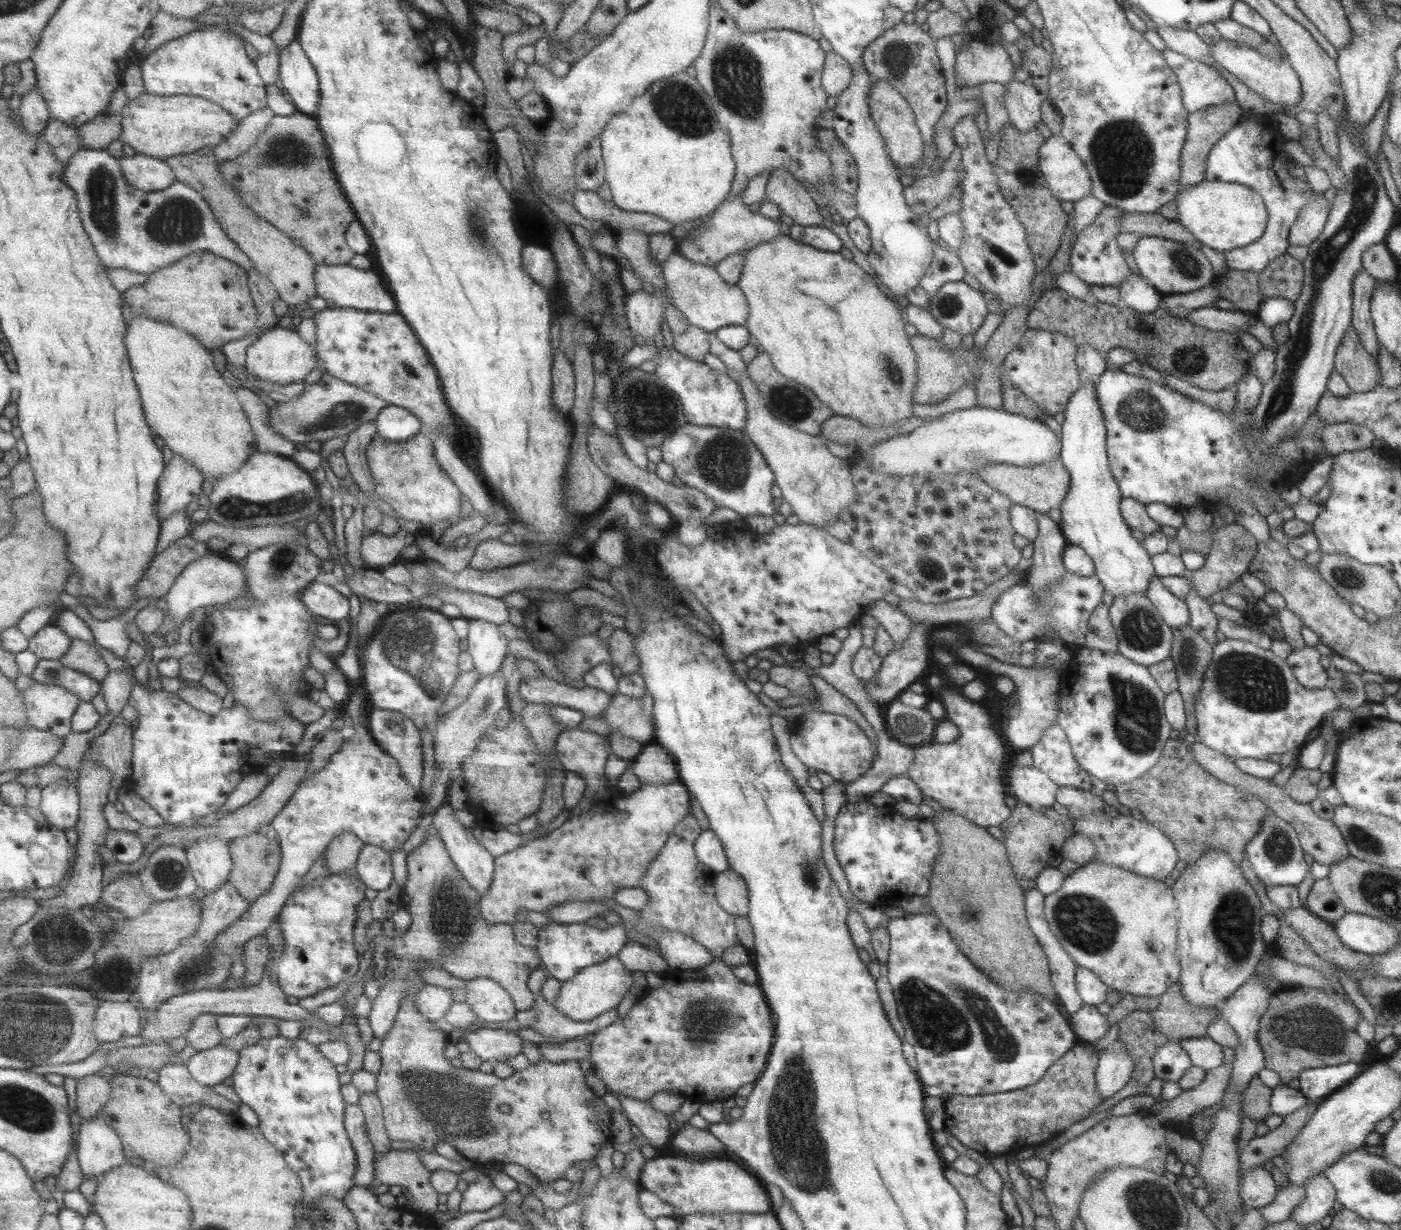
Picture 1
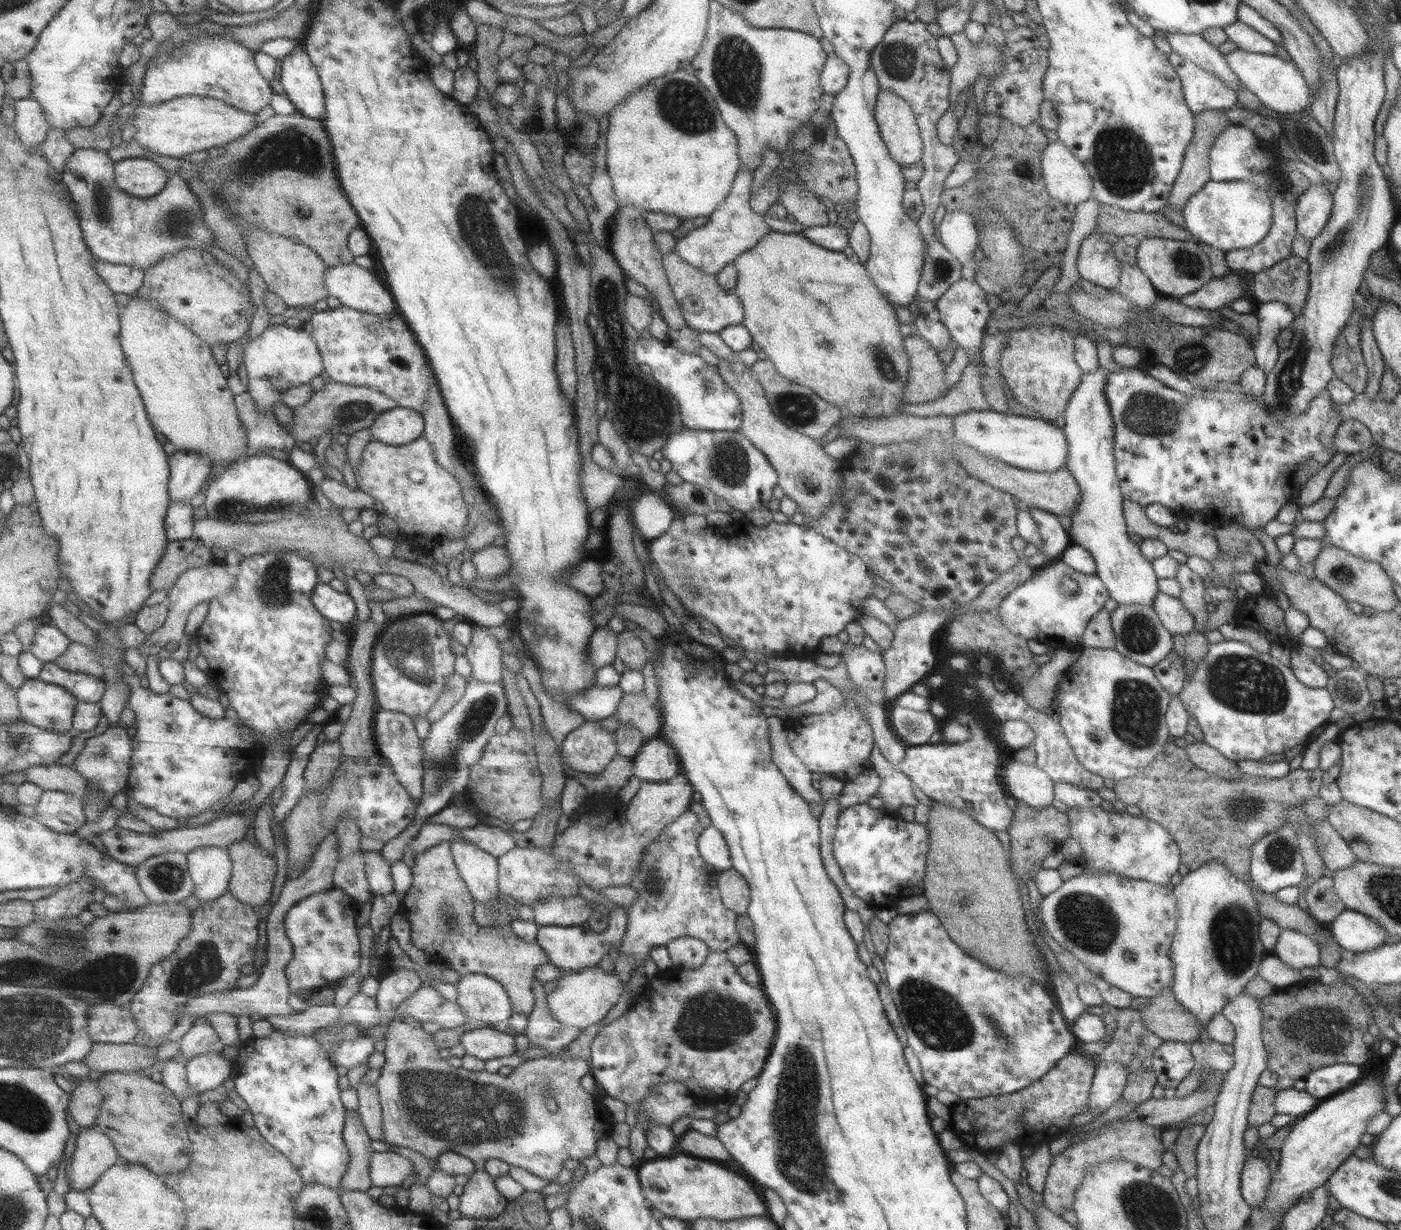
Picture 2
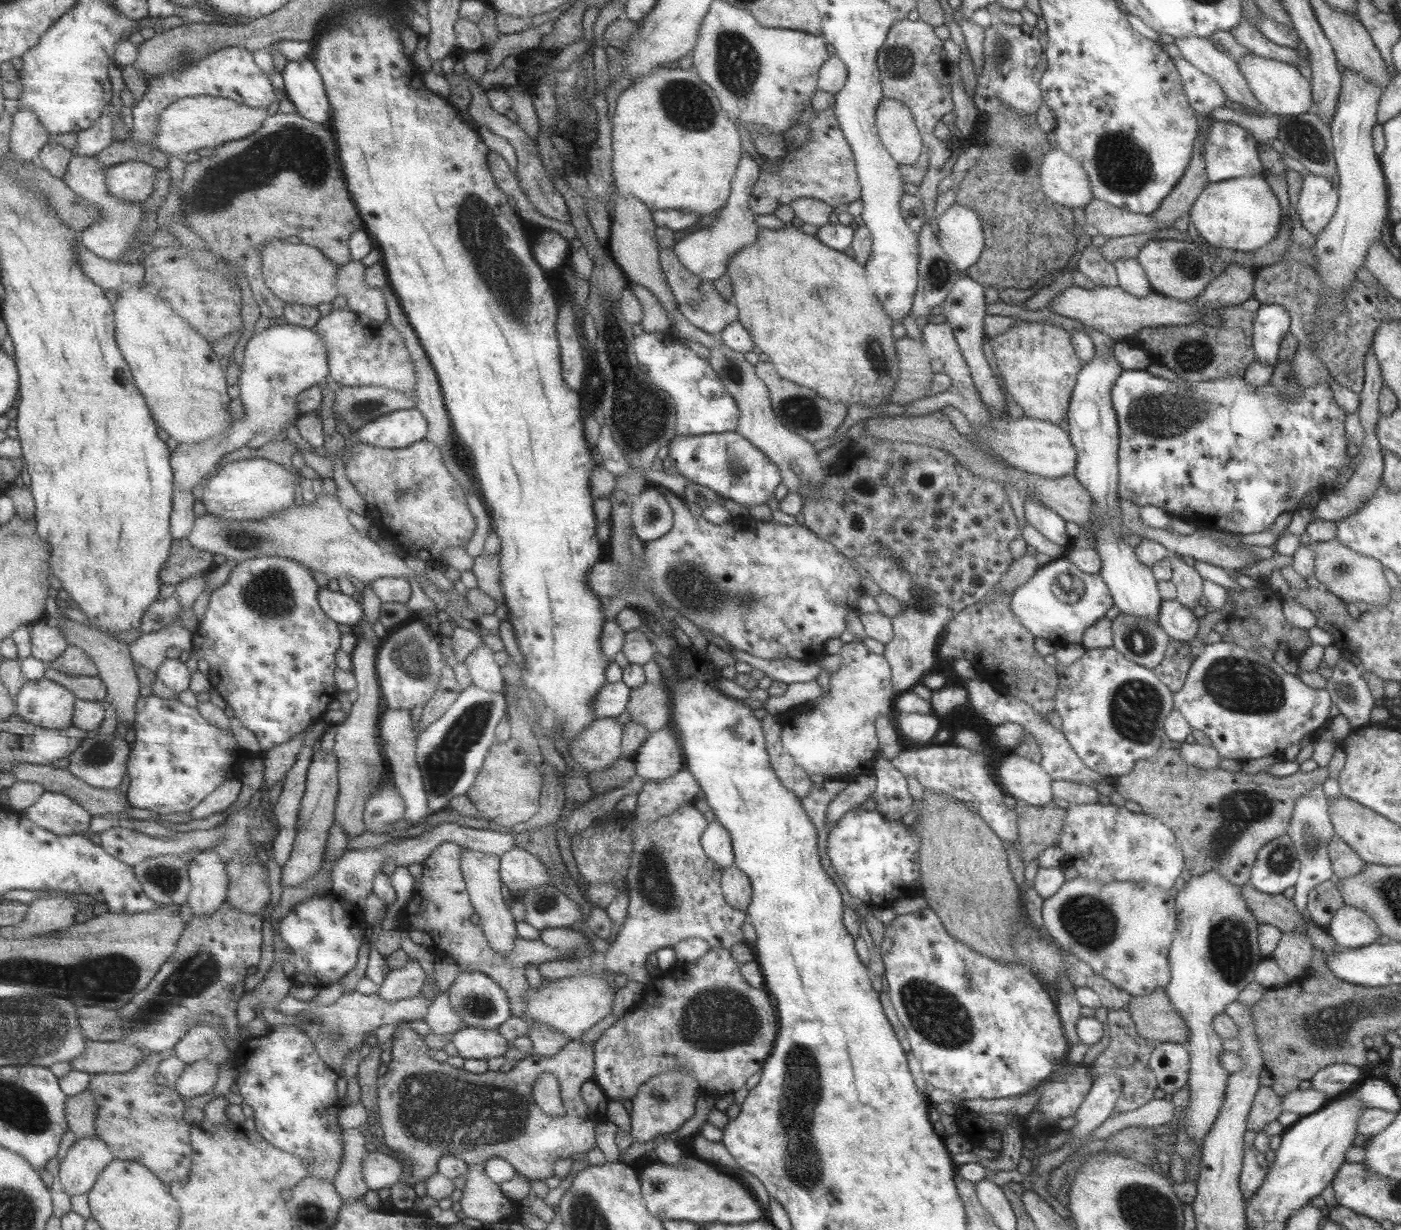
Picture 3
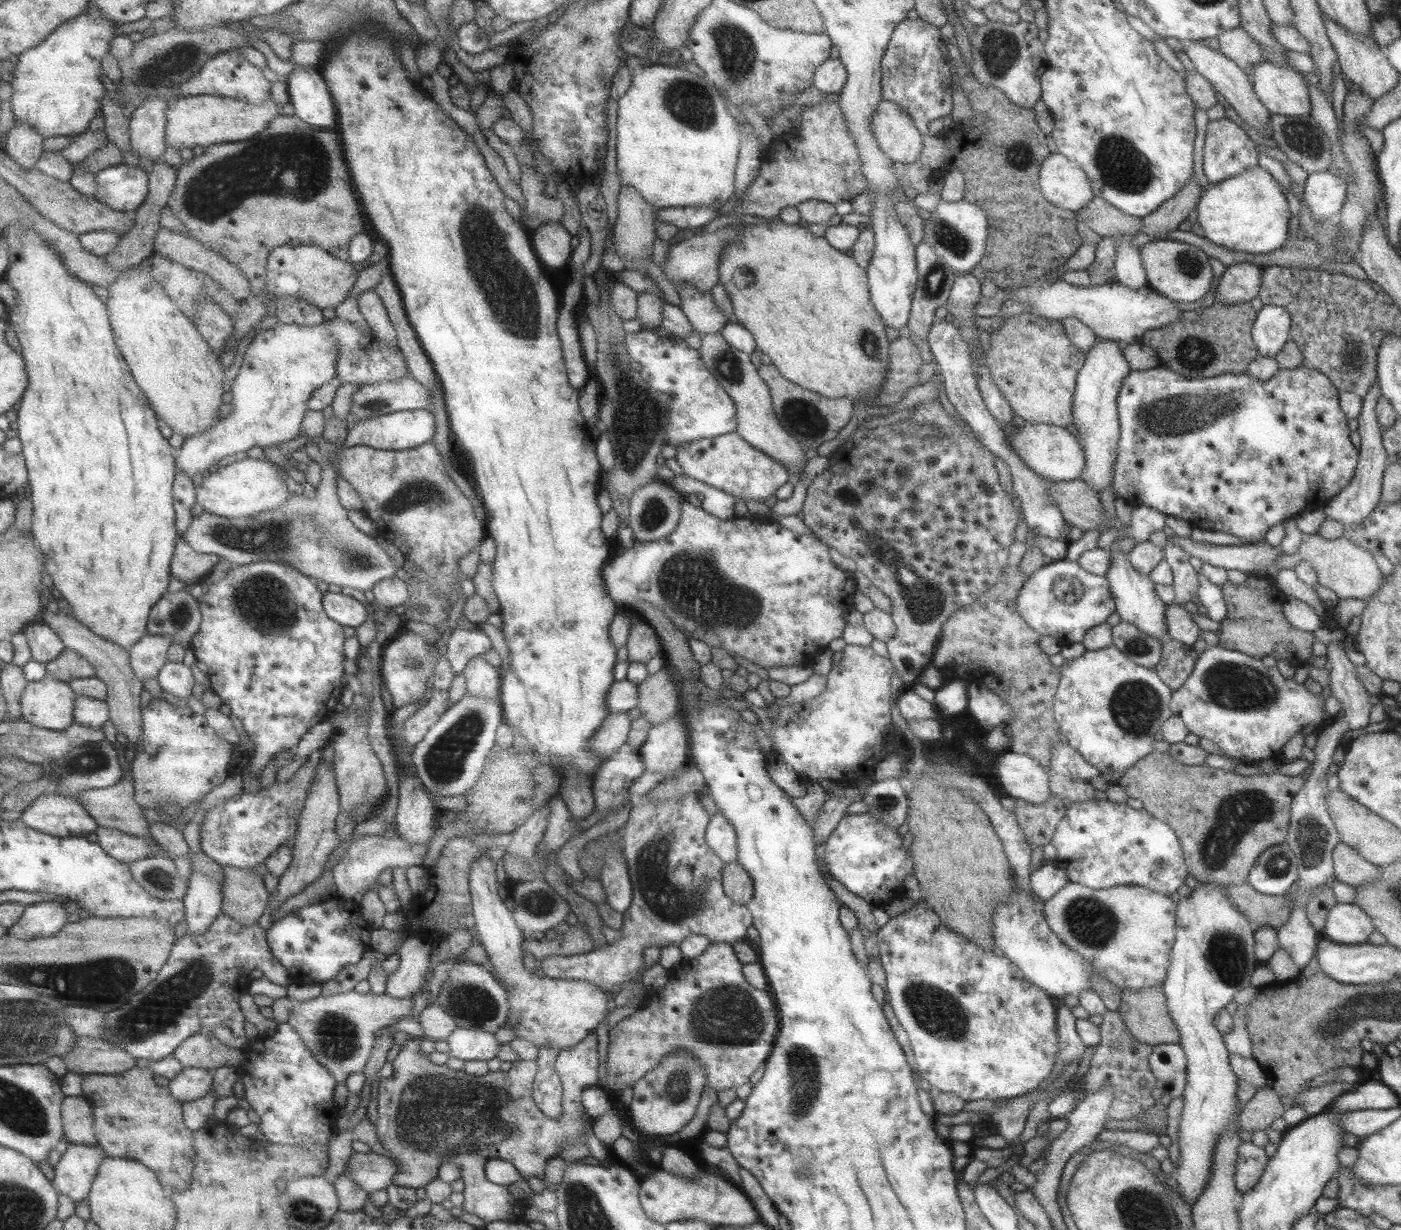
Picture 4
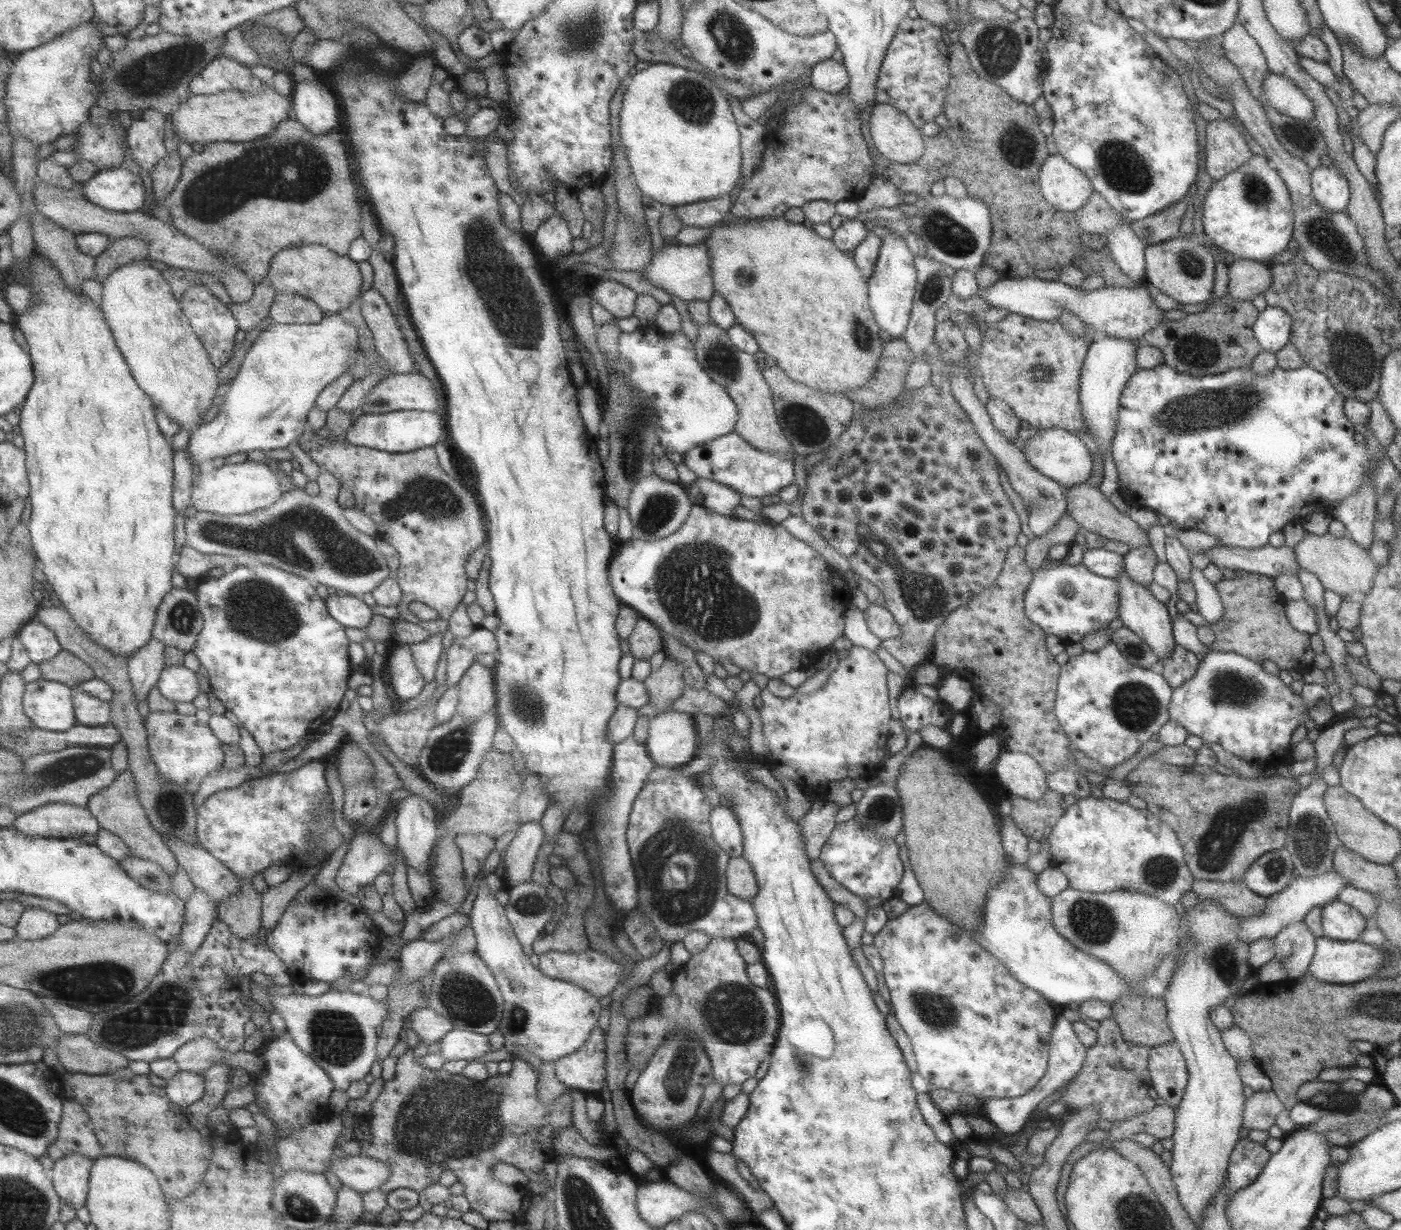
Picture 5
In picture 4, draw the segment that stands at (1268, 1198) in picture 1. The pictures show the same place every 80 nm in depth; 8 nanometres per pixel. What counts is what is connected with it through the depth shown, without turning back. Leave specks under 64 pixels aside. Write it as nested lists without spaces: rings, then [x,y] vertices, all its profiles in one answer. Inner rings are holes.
[[[1241,1142],[1237,1147],[1235,1159],[1235,1177],[1233,1184],[1240,1192],[1251,1190],[1259,1181],[1266,1168],[1268,1157],[1263,1147],[1258,1147],[1250,1142]]]

